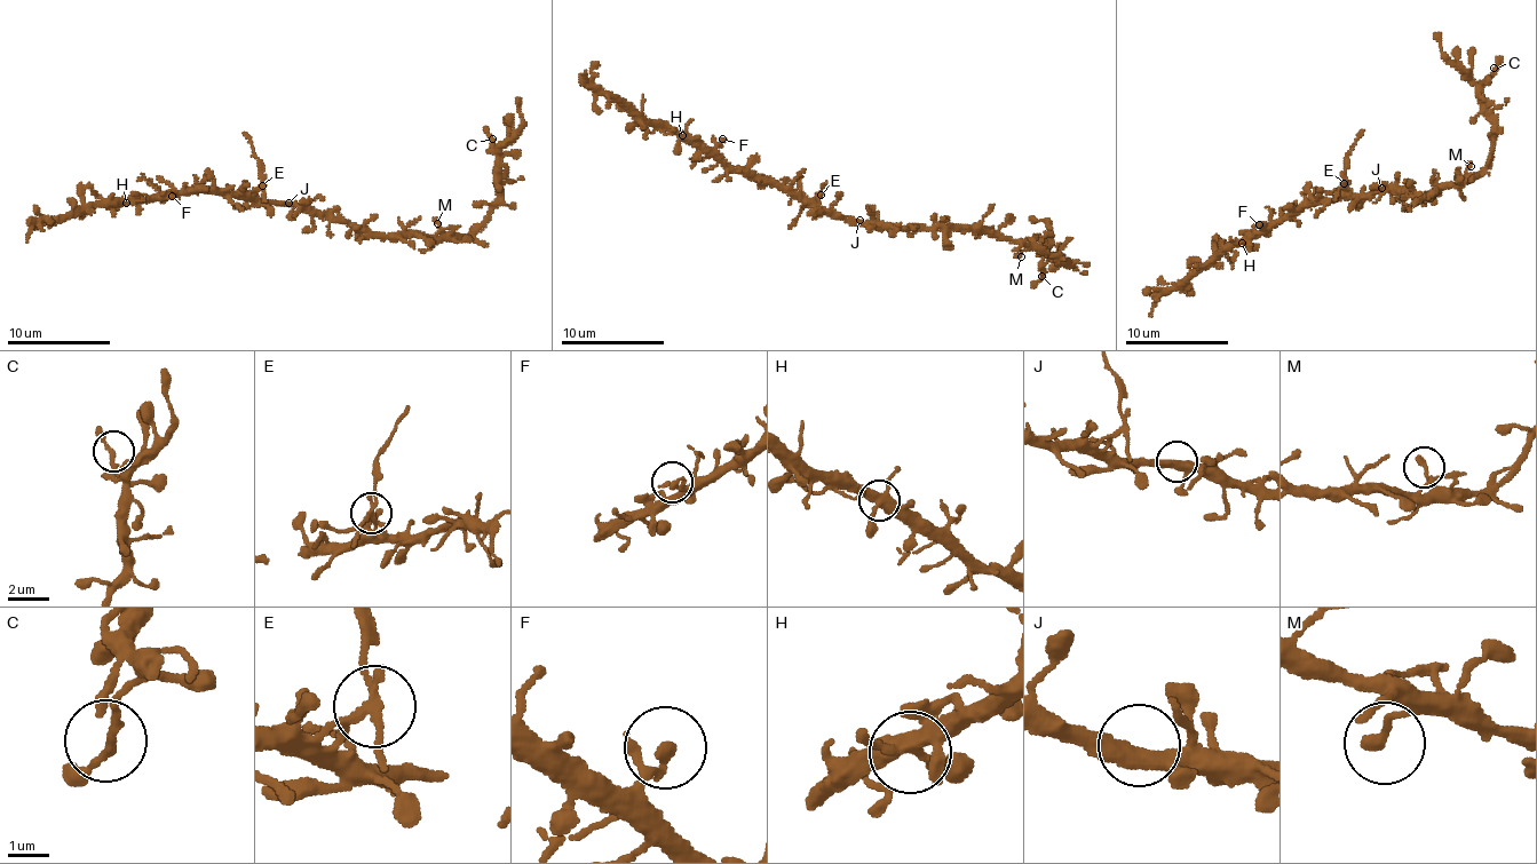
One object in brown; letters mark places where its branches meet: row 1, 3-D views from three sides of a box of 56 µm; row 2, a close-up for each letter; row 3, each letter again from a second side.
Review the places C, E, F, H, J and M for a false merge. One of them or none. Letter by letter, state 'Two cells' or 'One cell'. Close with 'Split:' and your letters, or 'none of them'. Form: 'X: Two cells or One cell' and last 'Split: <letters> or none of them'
C: One cell
E: Two cells
F: One cell
H: One cell
J: One cell
M: One cell
Split: E

